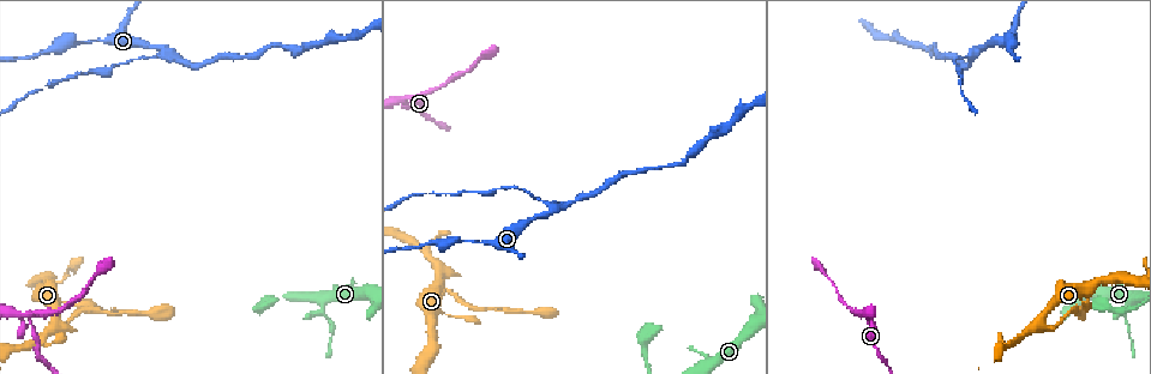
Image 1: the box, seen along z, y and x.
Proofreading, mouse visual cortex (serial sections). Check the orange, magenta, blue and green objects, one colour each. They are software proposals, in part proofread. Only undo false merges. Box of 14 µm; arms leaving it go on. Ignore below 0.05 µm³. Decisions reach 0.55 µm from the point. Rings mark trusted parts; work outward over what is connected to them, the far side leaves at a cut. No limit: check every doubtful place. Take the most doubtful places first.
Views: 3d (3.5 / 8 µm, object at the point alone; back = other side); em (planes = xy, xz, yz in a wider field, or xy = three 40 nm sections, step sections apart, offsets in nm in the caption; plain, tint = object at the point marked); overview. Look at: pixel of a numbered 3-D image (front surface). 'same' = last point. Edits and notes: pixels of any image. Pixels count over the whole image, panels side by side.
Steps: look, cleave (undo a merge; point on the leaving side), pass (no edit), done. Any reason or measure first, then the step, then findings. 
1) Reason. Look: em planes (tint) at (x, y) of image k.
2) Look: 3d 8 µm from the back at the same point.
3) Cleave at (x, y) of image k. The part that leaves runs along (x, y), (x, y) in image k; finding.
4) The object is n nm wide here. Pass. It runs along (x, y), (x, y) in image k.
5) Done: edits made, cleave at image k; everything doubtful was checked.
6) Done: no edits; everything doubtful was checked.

A narrow waist. Look: 3d 3.5 µm at (551, 212) of image 1.

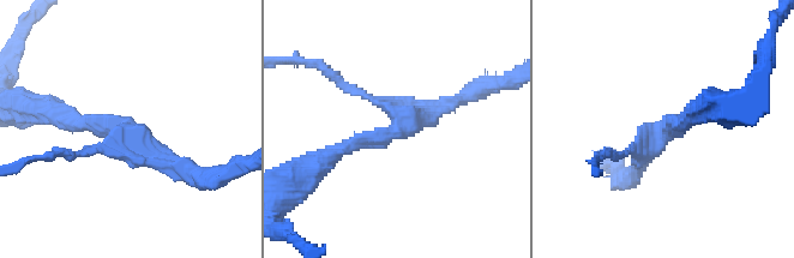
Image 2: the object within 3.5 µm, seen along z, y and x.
3 arms meet here; the arms are 100, 200, 200 nm wide. Look: em xy step 2 (tint) at (658, 136) of image 2.

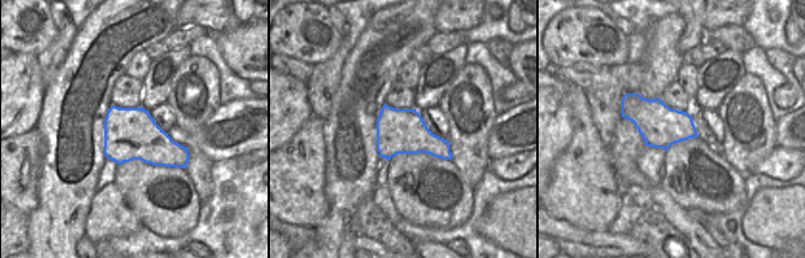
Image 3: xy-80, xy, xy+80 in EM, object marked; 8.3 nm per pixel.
Cut it another way. Look: em xy step 5 (tint) at the same point.

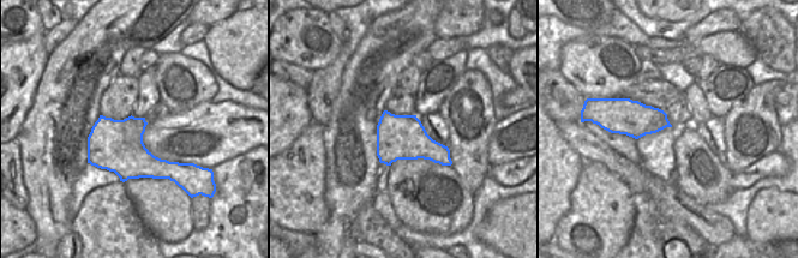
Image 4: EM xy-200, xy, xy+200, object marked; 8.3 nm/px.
Pass. It runs along (64, 114), (140, 137), (196, 173) in image 2; one cell here.

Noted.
Arms part here. Look: 3d 3.5 µm from the back at (1043, 324) of image 1.

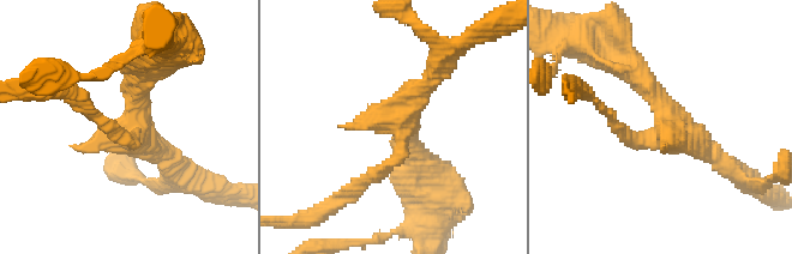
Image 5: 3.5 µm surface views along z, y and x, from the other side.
Look: em xy step 1 (tint) at (671, 121) of image 5.

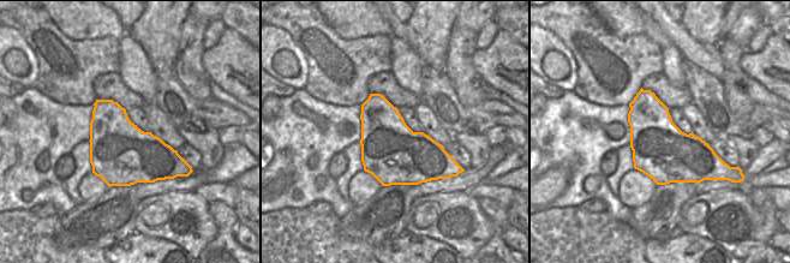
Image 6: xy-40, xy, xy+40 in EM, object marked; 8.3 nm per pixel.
Pass. It runs along (624, 61), (670, 124), (728, 168) in image 5; all the same cell.

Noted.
Abrupt turn. Look: em xy step 3 (tint) at (321, 311) of image 1.

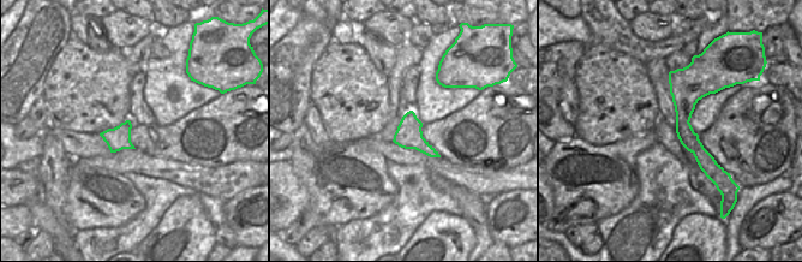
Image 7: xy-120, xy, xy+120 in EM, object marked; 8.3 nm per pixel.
Look: 3d 3.5 µm at the same point.

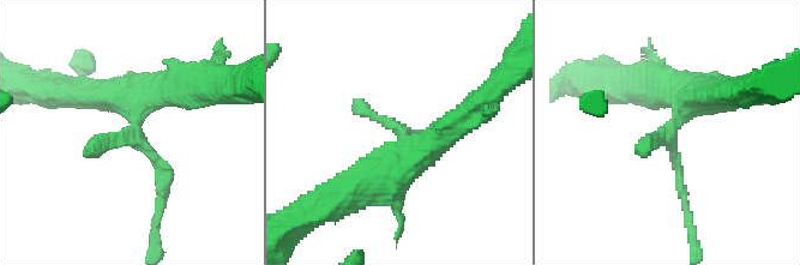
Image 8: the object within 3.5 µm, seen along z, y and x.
Pass. It runs along (665, 88), (686, 95), (671, 131), (686, 202) in image 8; one cell here.

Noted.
Two arms in line, one across. Look: 3d 3.5 µm at (17, 312) of image 1.

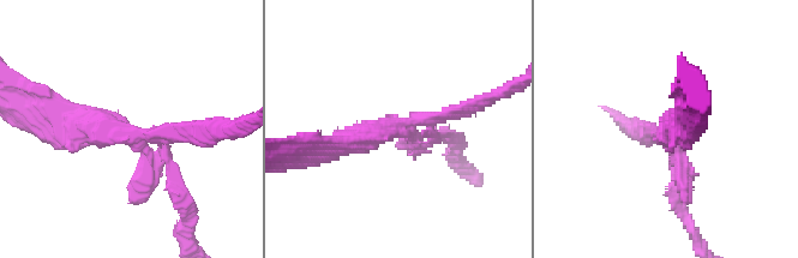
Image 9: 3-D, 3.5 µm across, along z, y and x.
3 arms meet here; the arms are 150, 150, 250 nm wide; shape alone is not enough. Look: em xy step 5 (tint) at (397, 126) of image 9.

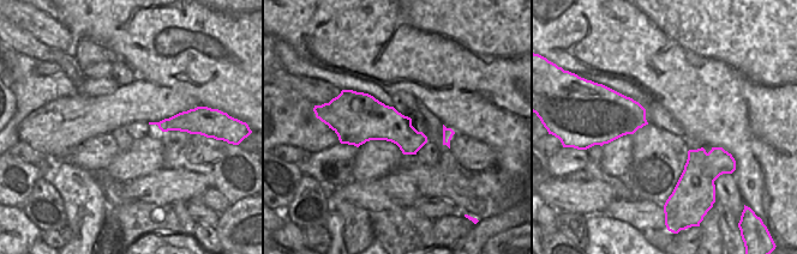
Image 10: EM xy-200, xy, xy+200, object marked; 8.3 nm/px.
Pass. One cell here.

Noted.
Done: no edits; everything doubtful was checked.

